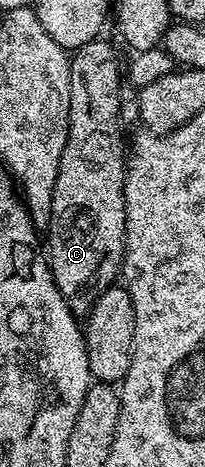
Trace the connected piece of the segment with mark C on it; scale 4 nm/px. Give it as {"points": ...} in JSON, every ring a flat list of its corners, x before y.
{"points":[[96,38,85,46,74,49,70,57,69,74,69,134,67,145,57,170,57,182,53,186,51,214,45,225,45,252,49,257,51,273,57,290,65,298,72,314,86,318,97,298,106,288,116,283,123,266,125,246,125,140,118,112,118,88,121,83,121,64,115,57,115,48,104,38]]}

